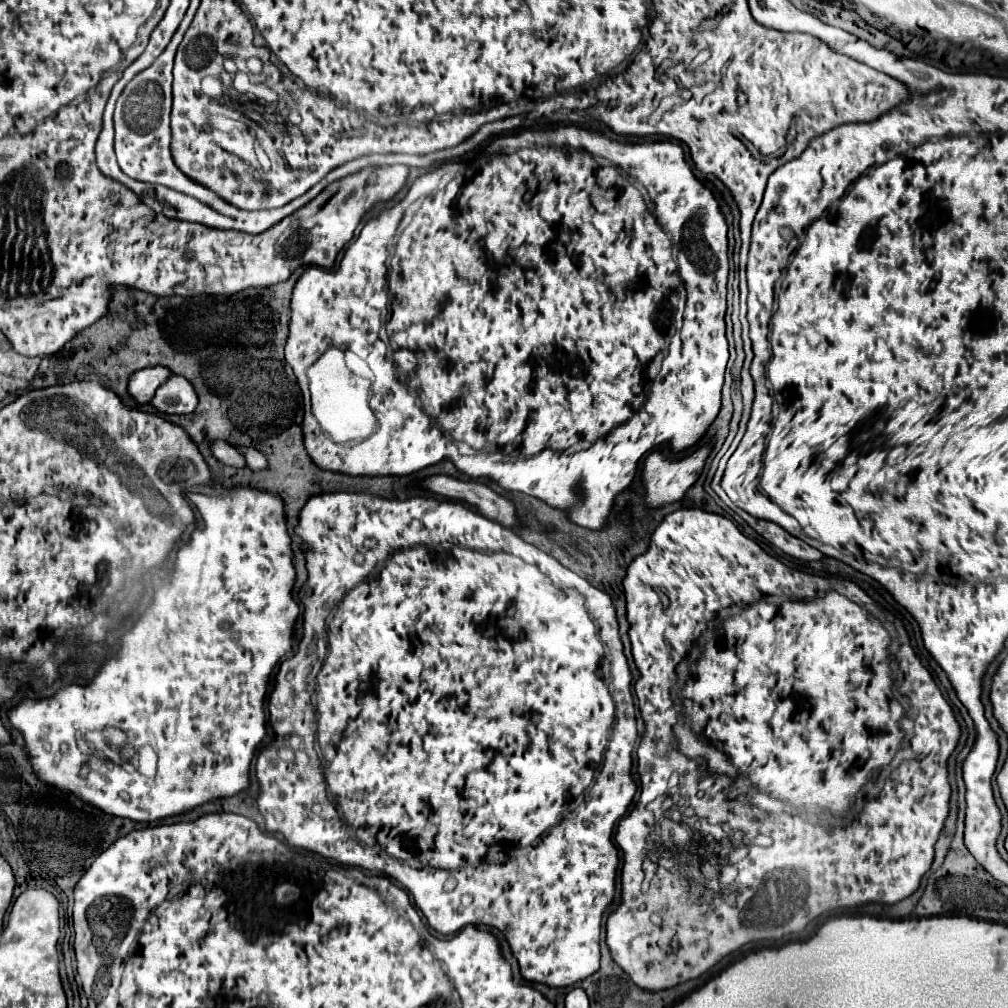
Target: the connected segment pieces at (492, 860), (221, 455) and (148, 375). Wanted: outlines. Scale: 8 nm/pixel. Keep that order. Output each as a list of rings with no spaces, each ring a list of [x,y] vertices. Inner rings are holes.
[[[336,492],[336,494],[318,494],[318,496],[312,496],[312,498],[310,498],[310,500],[308,500],[308,502],[306,502],[306,506],[304,506],[304,508],[302,508],[302,510],[300,510],[300,520],[298,520],[298,526],[296,526],[296,534],[298,534],[298,536],[300,536],[300,538],[302,538],[302,542],[304,542],[304,544],[306,544],[306,548],[308,548],[308,550],[304,550],[304,556],[306,556],[306,570],[308,570],[308,580],[306,580],[306,584],[304,584],[304,586],[302,586],[302,588],[300,588],[300,592],[298,592],[298,598],[300,598],[300,600],[302,600],[302,602],[304,602],[304,618],[302,618],[302,626],[304,626],[304,630],[302,630],[302,638],[300,638],[300,642],[298,642],[298,652],[296,652],[296,654],[294,654],[294,656],[292,656],[292,658],[288,658],[288,660],[284,660],[284,662],[282,662],[282,664],[280,664],[280,670],[278,670],[278,674],[276,674],[276,682],[274,682],[274,690],[272,690],[272,694],[270,694],[270,700],[268,700],[268,710],[270,710],[270,724],[272,724],[272,730],[274,730],[274,738],[272,738],[272,740],[270,740],[270,742],[268,742],[268,744],[266,744],[266,746],[264,746],[264,748],[262,748],[262,750],[260,750],[260,754],[258,754],[258,760],[256,760],[256,776],[258,776],[258,784],[260,784],[260,794],[258,794],[258,810],[260,810],[260,814],[262,814],[262,816],[264,816],[264,820],[266,820],[266,830],[268,830],[268,832],[282,832],[282,834],[284,834],[284,838],[285,838],[285,839],[286,839],[286,841],[287,841],[287,843],[288,843],[288,845],[289,845],[289,846],[290,846],[290,847],[292,847],[292,848],[304,848],[304,850],[310,850],[310,852],[316,852],[316,854],[320,854],[320,856],[324,856],[324,858],[334,858],[334,860],[338,860],[338,862],[342,862],[342,864],[346,864],[346,866],[360,866],[360,868],[364,868],[364,870],[368,870],[368,872],[370,872],[370,874],[388,874],[388,878],[394,878],[394,880],[396,880],[396,882],[398,882],[398,884],[400,884],[400,886],[402,886],[402,888],[406,888],[406,890],[408,890],[408,892],[410,892],[410,894],[412,894],[412,898],[414,898],[414,904],[416,904],[416,906],[418,906],[418,908],[420,908],[420,910],[422,910],[422,914],[424,914],[424,916],[426,916],[426,920],[428,920],[428,924],[430,924],[430,928],[434,928],[434,930],[436,930],[436,932],[438,932],[438,934],[454,934],[454,932],[458,932],[458,930],[462,930],[462,928],[464,928],[464,926],[466,926],[466,924],[472,924],[472,916],[476,916],[476,910],[478,910],[478,924],[474,924],[474,926],[489,926],[489,927],[492,927],[492,928],[496,928],[496,930],[500,930],[500,932],[501,932],[501,933],[502,933],[502,934],[503,934],[503,935],[504,935],[504,937],[505,937],[505,939],[506,939],[506,942],[508,942],[508,946],[510,946],[510,952],[512,952],[512,954],[514,954],[514,958],[516,958],[516,960],[518,960],[518,966],[520,966],[520,976],[522,976],[522,978],[524,978],[524,980],[526,980],[526,982],[538,982],[538,984],[546,984],[546,986],[552,986],[552,988],[564,988],[564,986],[572,986],[572,984],[576,984],[576,982],[582,982],[582,980],[584,980],[584,978],[588,978],[588,976],[592,976],[592,972],[596,972],[596,970],[598,970],[598,968],[600,968],[600,930],[602,930],[602,916],[604,916],[604,912],[606,912],[606,910],[608,910],[608,908],[610,908],[610,904],[612,904],[612,902],[614,902],[614,894],[616,894],[616,874],[618,874],[618,872],[616,872],[616,870],[618,870],[618,868],[616,868],[616,866],[618,866],[618,848],[616,848],[616,846],[614,846],[614,842],[612,842],[612,830],[614,830],[614,826],[616,826],[616,824],[618,824],[618,822],[620,822],[620,818],[622,818],[622,816],[624,816],[624,814],[626,814],[626,812],[628,812],[628,810],[630,810],[630,806],[632,806],[632,804],[633,804],[633,799],[634,799],[634,796],[635,796],[635,794],[636,794],[636,793],[637,793],[637,791],[638,791],[638,786],[637,786],[637,784],[636,784],[636,782],[635,782],[635,781],[634,781],[634,780],[633,780],[633,777],[632,777],[632,750],[634,750],[634,744],[636,744],[636,740],[638,740],[638,728],[636,728],[636,698],[634,698],[634,694],[632,694],[632,690],[630,690],[630,684],[632,684],[632,674],[630,674],[630,668],[628,668],[628,660],[626,660],[626,656],[624,656],[624,646],[622,646],[622,640],[620,640],[620,634],[618,634],[618,622],[616,622],[616,612],[614,612],[614,604],[612,604],[612,598],[610,598],[610,596],[608,596],[608,594],[606,594],[606,592],[602,592],[602,590],[598,590],[598,588],[594,588],[594,586],[592,586],[592,584],[588,584],[588,582],[586,582],[586,580],[584,580],[584,578],[580,578],[580,576],[578,576],[578,574],[574,574],[574,572],[572,572],[572,570],[568,570],[568,568],[564,568],[564,566],[562,566],[562,564],[560,564],[560,562],[558,562],[558,560],[556,560],[556,558],[552,558],[552,556],[550,556],[550,554],[546,554],[546,552],[542,552],[542,550],[540,550],[540,548],[536,548],[536,546],[532,546],[532,544],[528,544],[528,542],[524,542],[524,540],[522,540],[522,538],[520,538],[520,536],[518,536],[518,534],[516,534],[516,532],[512,532],[512,530],[510,530],[510,528],[504,528],[504,526],[502,526],[502,524],[500,524],[500,522],[492,522],[492,520],[488,520],[488,518],[486,518],[486,516],[484,516],[484,514],[480,514],[480,512],[478,512],[478,510],[472,510],[472,508],[470,508],[470,506],[464,506],[464,504],[462,504],[462,502],[450,502],[450,500],[444,500],[444,498],[434,498],[434,496],[414,496],[414,498],[408,498],[408,500],[388,500],[388,498],[382,498],[382,496],[374,496],[374,494],[350,494],[350,492]],[[316,674],[318,674],[318,690],[316,690],[316,714],[318,714],[318,732],[338,732],[338,734],[336,734],[336,736],[342,736],[342,744],[340,744],[340,748],[338,748],[338,750],[320,750],[320,752],[322,752],[322,756],[324,756],[324,760],[326,760],[326,766],[324,766],[324,770],[322,770],[322,768],[318,768],[318,762],[316,762],[316,758],[318,758],[318,754],[316,754],[316,750],[314,750],[314,738],[316,738],[316,718],[312,718],[312,716],[314,716],[314,710],[312,710],[312,706],[310,706],[310,692],[312,692],[312,690],[314,690],[314,686],[316,686]],[[572,800],[576,800],[576,808],[574,808],[574,810],[572,810],[572,808],[570,808],[570,804],[572,804]],[[556,812],[558,812],[558,816],[566,816],[566,818],[564,818],[564,820],[562,820],[562,822],[560,822],[560,824],[558,824],[558,826],[554,826],[554,828],[552,828],[552,824],[556,824],[556,822],[554,822],[554,816],[556,816]]]
[[[216,440],[212,442],[212,454],[228,464],[228,466],[234,466],[234,468],[246,468],[246,460],[244,460],[244,454],[238,452],[238,448],[230,446],[228,442],[222,442],[222,440]]]
[[[152,366],[152,368],[136,370],[130,378],[128,390],[130,390],[130,394],[134,396],[134,400],[138,404],[146,404],[156,394],[156,388],[160,384],[164,384],[170,376],[172,376],[172,372],[164,366]]]

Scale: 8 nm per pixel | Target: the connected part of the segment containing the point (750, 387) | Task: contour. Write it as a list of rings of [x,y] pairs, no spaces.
[[[746,358],[746,360],[744,360],[744,368],[742,368],[740,392],[742,392],[742,398],[744,398],[744,416],[742,416],[742,422],[740,422],[740,430],[738,430],[734,442],[732,442],[730,450],[728,450],[730,454],[736,450],[740,438],[742,438],[742,434],[744,434],[744,426],[746,426],[746,422],[748,422],[748,412],[750,412],[750,406],[752,406],[752,400],[754,400],[754,382],[752,382],[752,376],[750,376],[750,372],[748,372],[750,362],[752,362],[752,358]]]

